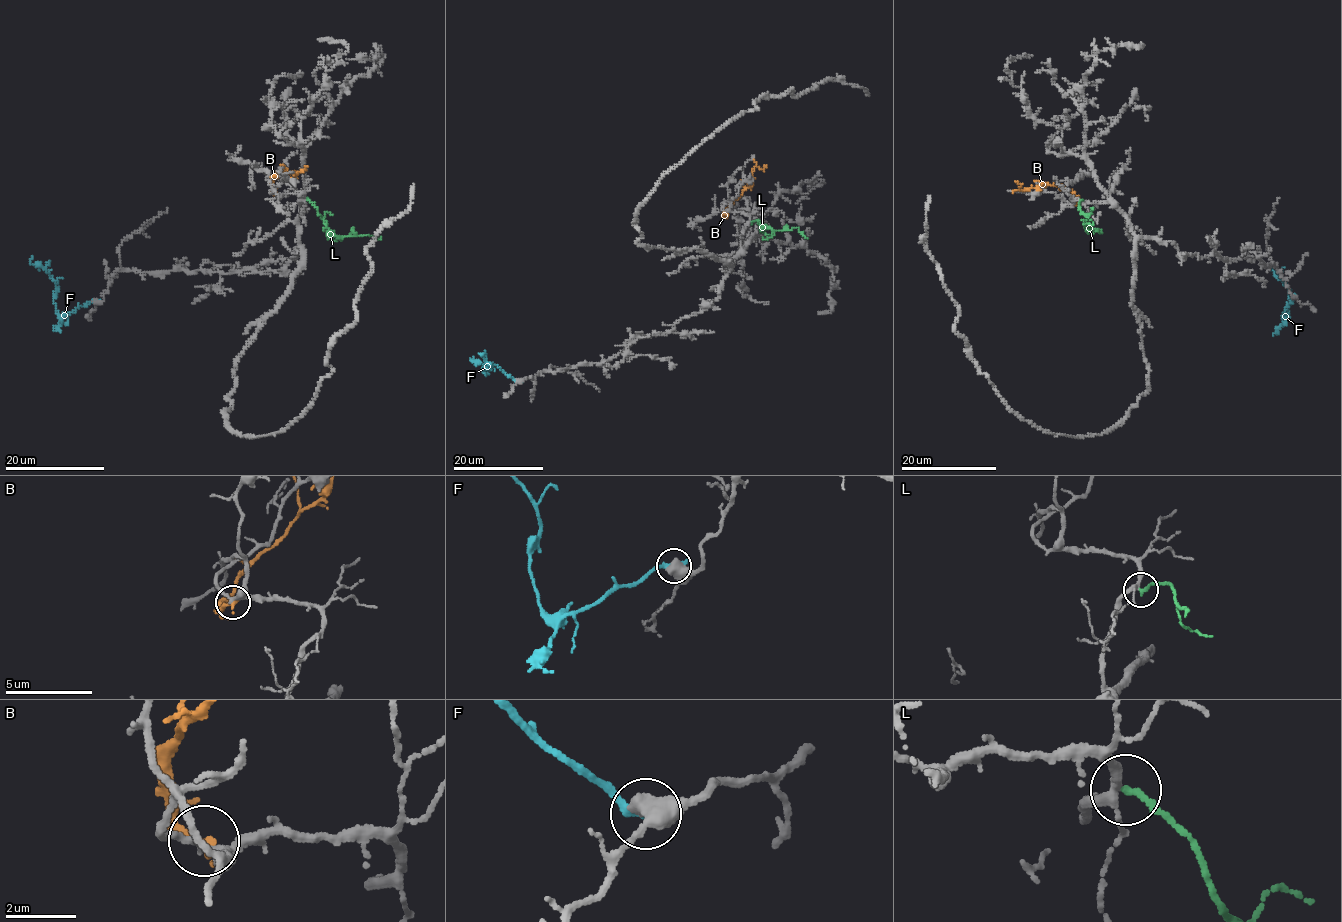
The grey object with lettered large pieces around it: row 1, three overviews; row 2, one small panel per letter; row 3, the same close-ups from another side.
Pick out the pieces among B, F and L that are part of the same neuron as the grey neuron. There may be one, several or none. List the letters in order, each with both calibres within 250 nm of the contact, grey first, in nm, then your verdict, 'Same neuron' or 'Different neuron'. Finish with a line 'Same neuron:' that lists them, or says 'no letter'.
B: Thickness 240 nm (grey) against 240 nm. Different neuron
F: Thickness 380 nm (grey) against 280 nm. Different neuron
L: Thickness 200 nm (grey) against 180 nm. Same neuron
Same neuron: L

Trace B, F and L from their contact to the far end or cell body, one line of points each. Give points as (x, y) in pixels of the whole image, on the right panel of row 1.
B: (1074, 202), (1076, 197), (1071, 192), (1057, 185), (1022, 189), (1016, 181)
F: (1294, 295), (1283, 313), (1285, 316), (1289, 290), (1271, 268)
L: (1081, 201), (1078, 205), (1087, 218), (1088, 230), (1091, 228), (1083, 224), (1092, 224)

